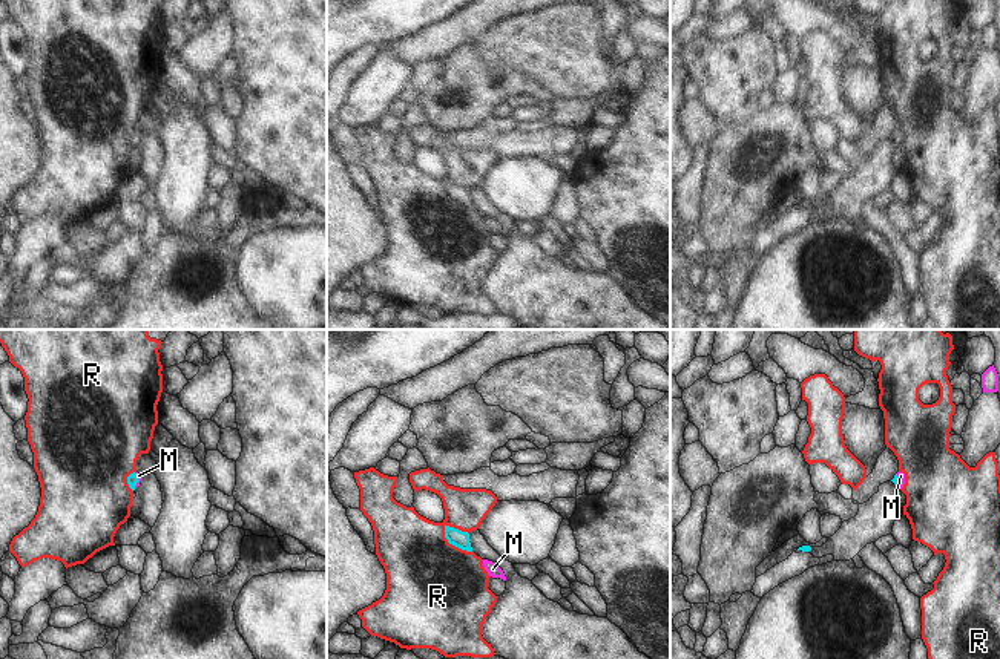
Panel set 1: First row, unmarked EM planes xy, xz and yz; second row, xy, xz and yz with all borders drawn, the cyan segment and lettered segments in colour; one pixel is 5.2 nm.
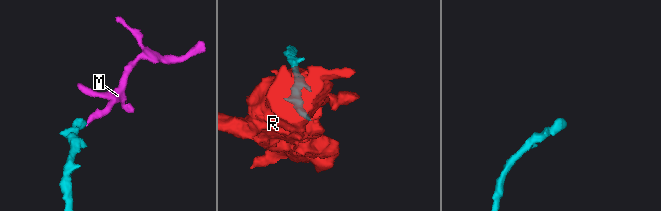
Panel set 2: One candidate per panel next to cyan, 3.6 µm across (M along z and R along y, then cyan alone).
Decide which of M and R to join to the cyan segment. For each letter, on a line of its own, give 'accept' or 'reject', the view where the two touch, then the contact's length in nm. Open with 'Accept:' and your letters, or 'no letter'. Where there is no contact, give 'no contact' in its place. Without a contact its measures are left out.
Accept: M
M: accept; contact in xy; length 90 nm
R: reject; contact in xz; length 200 nm

